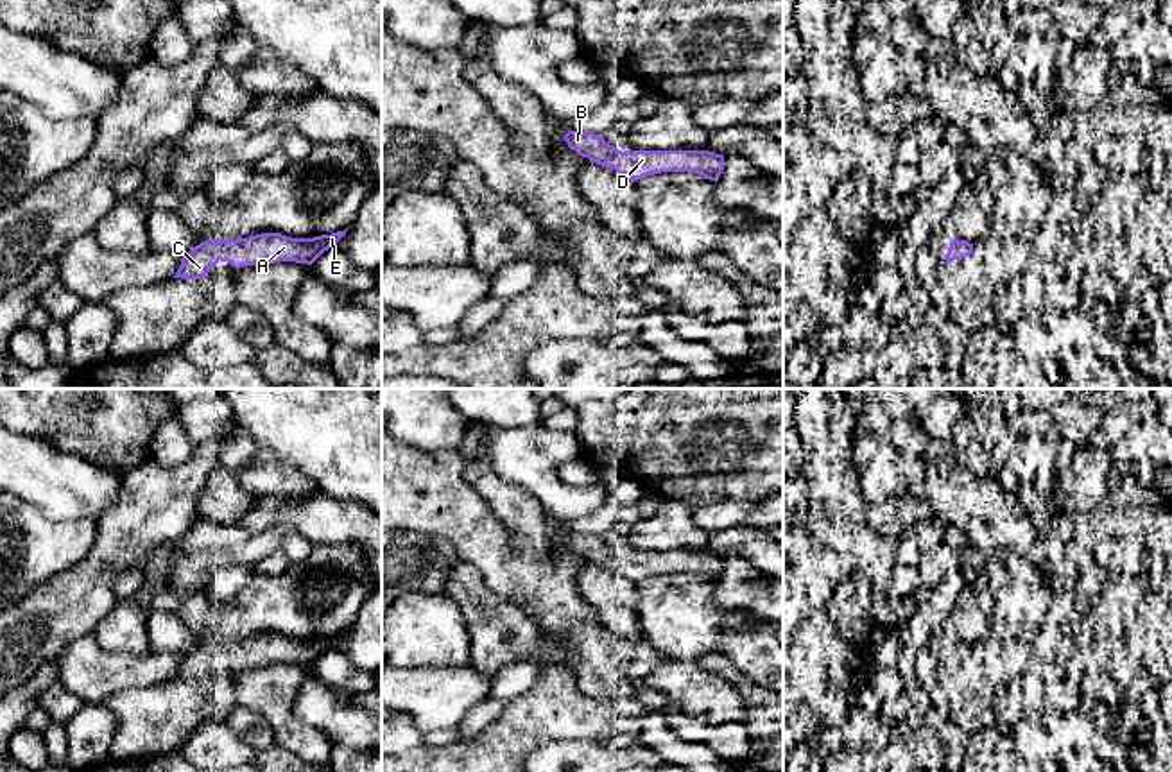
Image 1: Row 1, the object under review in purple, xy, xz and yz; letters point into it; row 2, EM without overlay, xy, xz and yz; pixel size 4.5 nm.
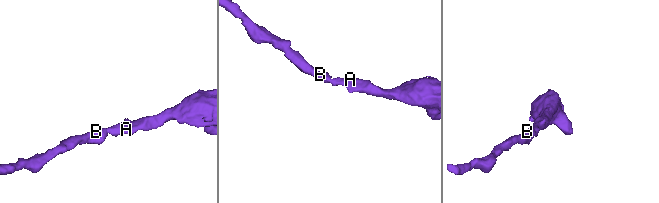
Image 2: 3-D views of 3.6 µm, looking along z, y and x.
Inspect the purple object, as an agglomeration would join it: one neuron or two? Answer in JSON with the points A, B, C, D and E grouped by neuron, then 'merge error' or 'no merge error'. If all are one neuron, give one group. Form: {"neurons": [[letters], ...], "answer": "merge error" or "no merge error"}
{"neurons": [["A", "B", "C", "D", "E"]], "answer": "no merge error"}

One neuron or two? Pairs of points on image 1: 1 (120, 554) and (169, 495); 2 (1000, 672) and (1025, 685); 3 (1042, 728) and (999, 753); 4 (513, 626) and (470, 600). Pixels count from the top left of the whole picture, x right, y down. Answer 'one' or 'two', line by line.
1: one
2: two
3: two
4: one

